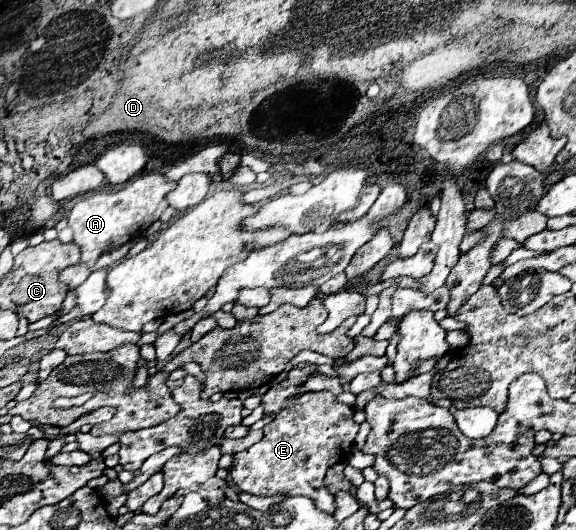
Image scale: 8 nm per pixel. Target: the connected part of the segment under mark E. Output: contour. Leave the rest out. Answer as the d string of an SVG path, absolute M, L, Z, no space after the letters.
M299 364L285 380L273 384L265 392L261 402L265 414L273 414L273 422L263 428L263 440L233 456L233 468L229 474L239 490L261 496L273 496L277 492L287 496L301 494L313 498L321 510L333 512L333 494L325 486L325 472L341 458L350 456L359 424L353 422L353 408L335 402L331 392L307 392L289 402L289 398L299 392L297 386L301 386L313 372L313 364Z

